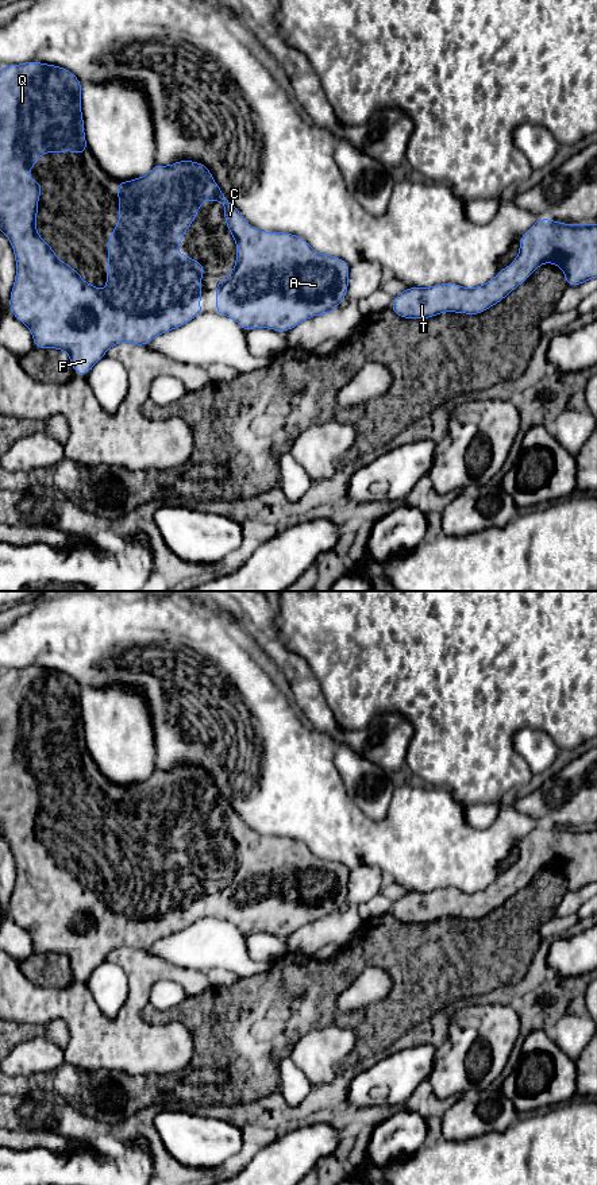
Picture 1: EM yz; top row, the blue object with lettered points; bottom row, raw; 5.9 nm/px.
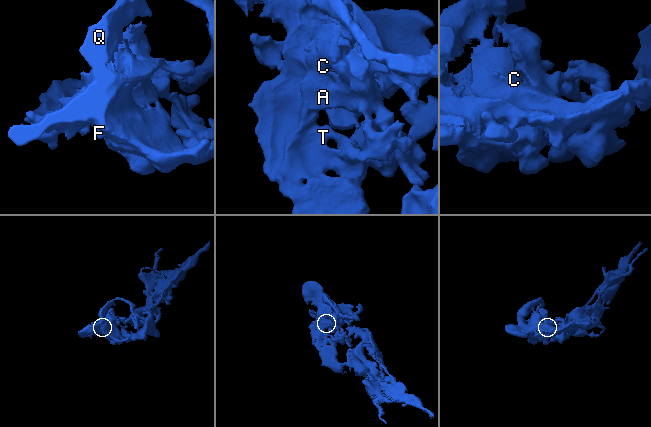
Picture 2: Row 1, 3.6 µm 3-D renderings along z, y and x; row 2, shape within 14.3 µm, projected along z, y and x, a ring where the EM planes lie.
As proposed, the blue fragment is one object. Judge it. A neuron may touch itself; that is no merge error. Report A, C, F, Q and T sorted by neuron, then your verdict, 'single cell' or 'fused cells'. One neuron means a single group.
A C F Q T | single cell

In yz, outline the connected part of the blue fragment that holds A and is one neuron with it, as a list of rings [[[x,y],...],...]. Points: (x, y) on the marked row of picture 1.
[[[26,62],[19,65],[8,65],[0,69],[0,228],[9,239],[15,251],[16,259],[16,277],[11,290],[9,309],[11,313],[22,323],[24,323],[34,337],[34,348],[57,348],[63,350],[70,356],[73,370],[84,377],[93,366],[105,356],[108,348],[116,343],[131,343],[135,346],[147,346],[153,339],[161,333],[166,333],[174,328],[180,328],[189,323],[196,316],[205,313],[203,306],[196,306],[196,301],[204,301],[204,296],[200,293],[201,275],[205,274],[205,267],[196,259],[188,258],[176,251],[180,242],[185,236],[185,229],[192,227],[193,219],[197,216],[199,206],[205,201],[219,201],[224,208],[224,219],[227,229],[232,233],[236,242],[236,263],[234,270],[227,274],[220,282],[216,282],[216,312],[222,316],[232,317],[244,332],[253,328],[270,328],[278,332],[288,332],[300,323],[305,321],[311,316],[328,314],[334,312],[338,305],[344,300],[348,287],[348,270],[350,265],[336,256],[319,254],[311,248],[311,246],[300,236],[288,232],[267,232],[261,229],[250,229],[249,221],[239,213],[236,206],[222,193],[220,188],[215,182],[211,171],[204,163],[193,161],[178,161],[170,166],[154,165],[151,171],[146,177],[134,178],[128,182],[116,181],[116,192],[119,194],[119,224],[113,227],[113,235],[108,238],[108,273],[104,278],[108,281],[105,290],[99,290],[95,285],[88,285],[81,274],[77,274],[70,263],[61,263],[59,256],[54,250],[36,233],[36,213],[38,213],[38,197],[43,193],[42,185],[38,178],[34,177],[31,182],[27,181],[27,173],[35,166],[36,159],[43,153],[62,153],[74,151],[76,154],[85,154],[88,150],[86,139],[84,134],[84,119],[81,113],[81,81],[70,73],[68,69],[55,65],[47,65],[42,62]]]

